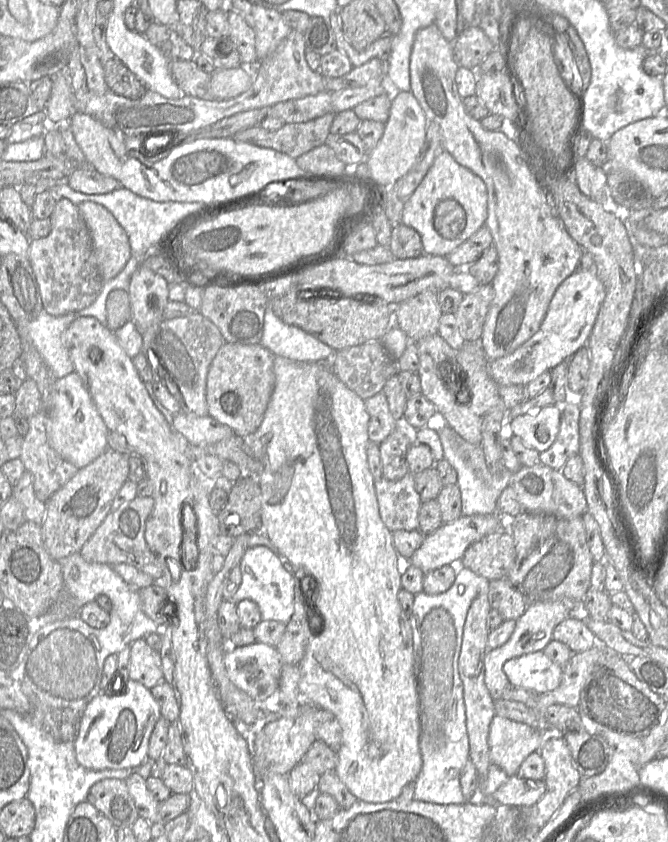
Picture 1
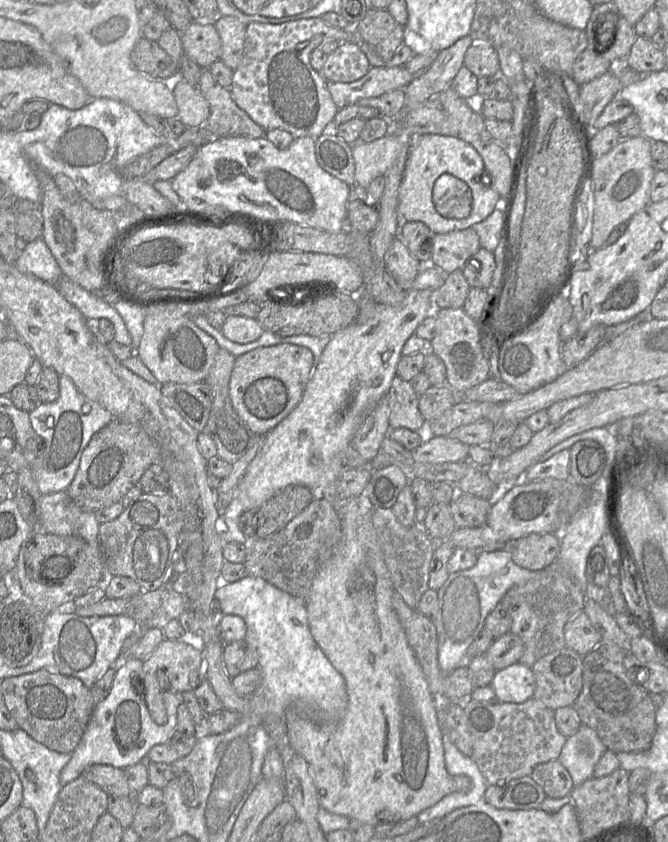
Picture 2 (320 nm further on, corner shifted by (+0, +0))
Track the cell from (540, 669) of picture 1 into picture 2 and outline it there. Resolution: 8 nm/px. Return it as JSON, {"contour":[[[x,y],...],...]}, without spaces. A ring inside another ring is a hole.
{"contour":[[[517,662],[496,671],[490,686],[500,703],[524,703],[533,698],[536,681],[532,668]]]}

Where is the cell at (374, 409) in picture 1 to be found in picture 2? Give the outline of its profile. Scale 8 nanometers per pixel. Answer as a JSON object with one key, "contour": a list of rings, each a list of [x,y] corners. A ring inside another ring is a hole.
{"contour":[[[397,375],[393,378],[387,393],[390,430],[404,427],[417,432],[425,431],[427,423],[418,408],[419,397],[410,381]]]}

